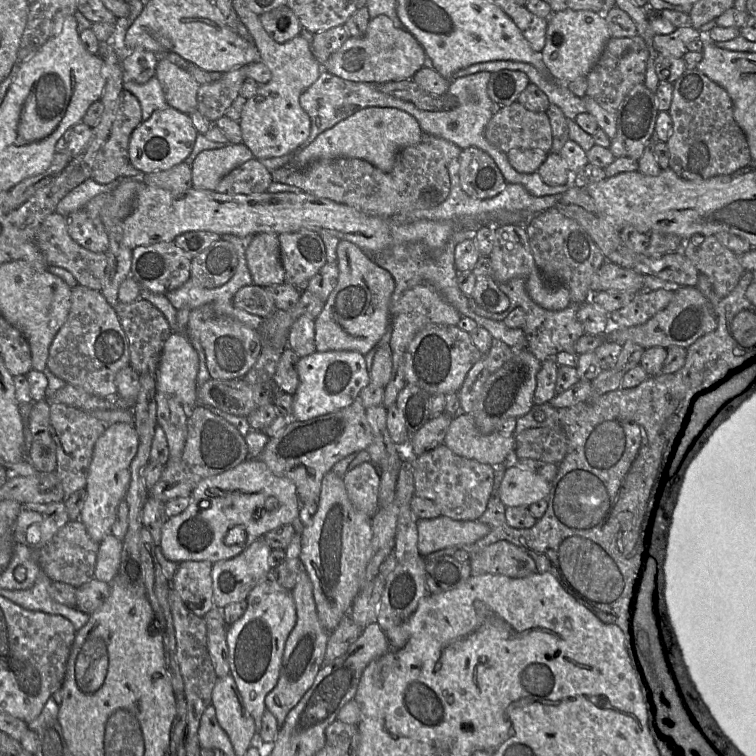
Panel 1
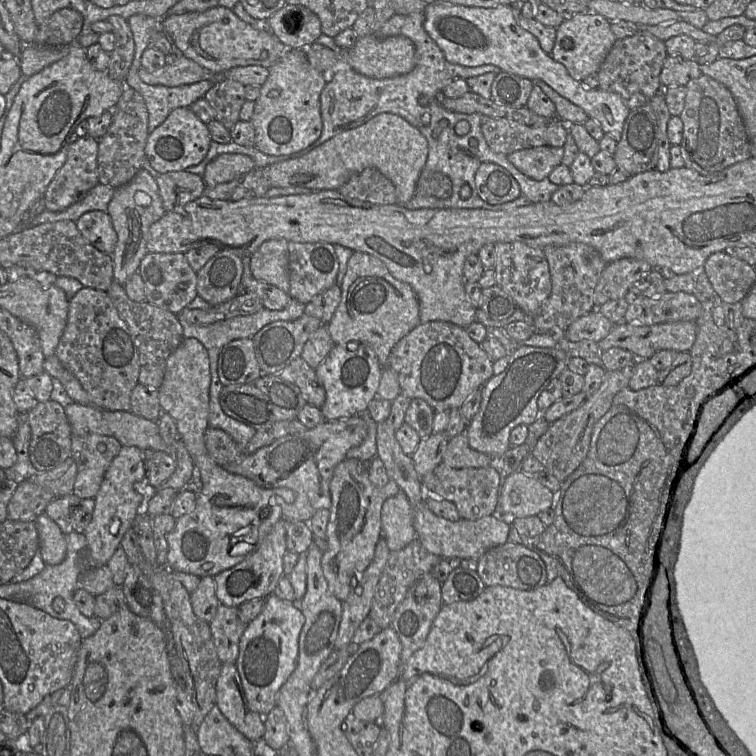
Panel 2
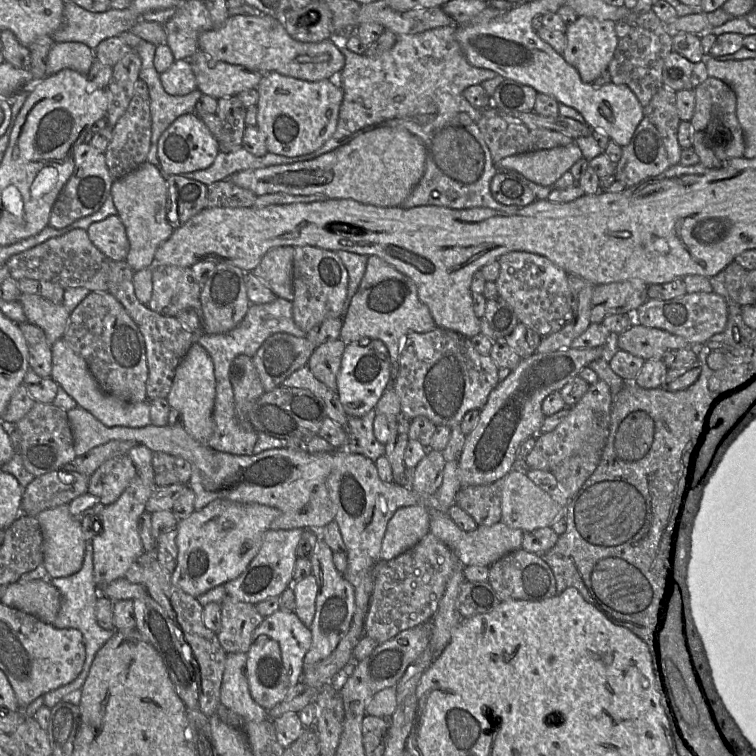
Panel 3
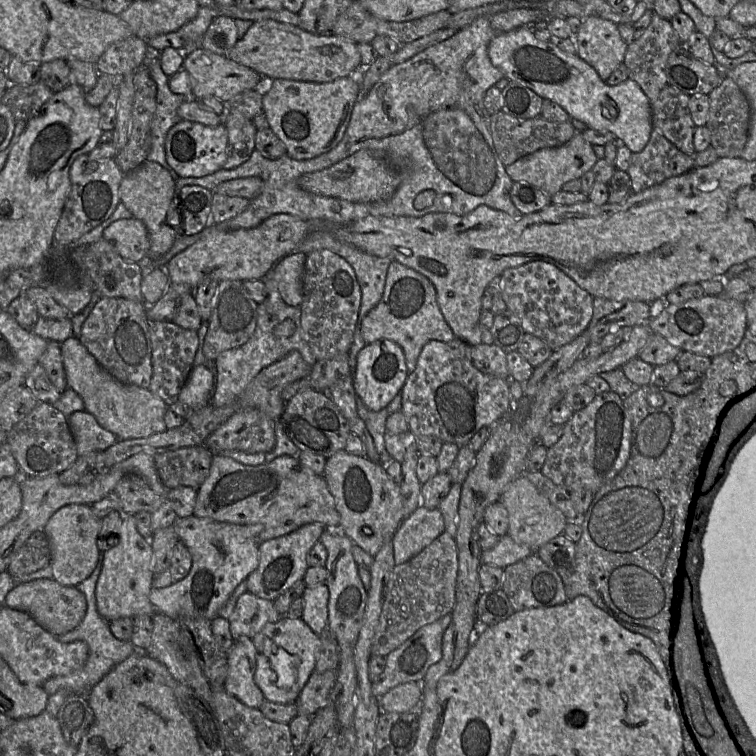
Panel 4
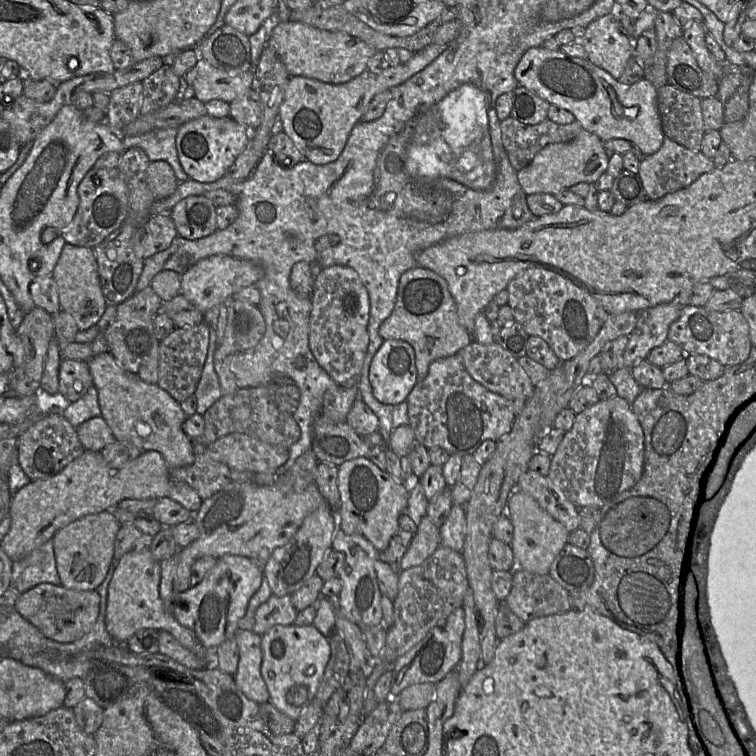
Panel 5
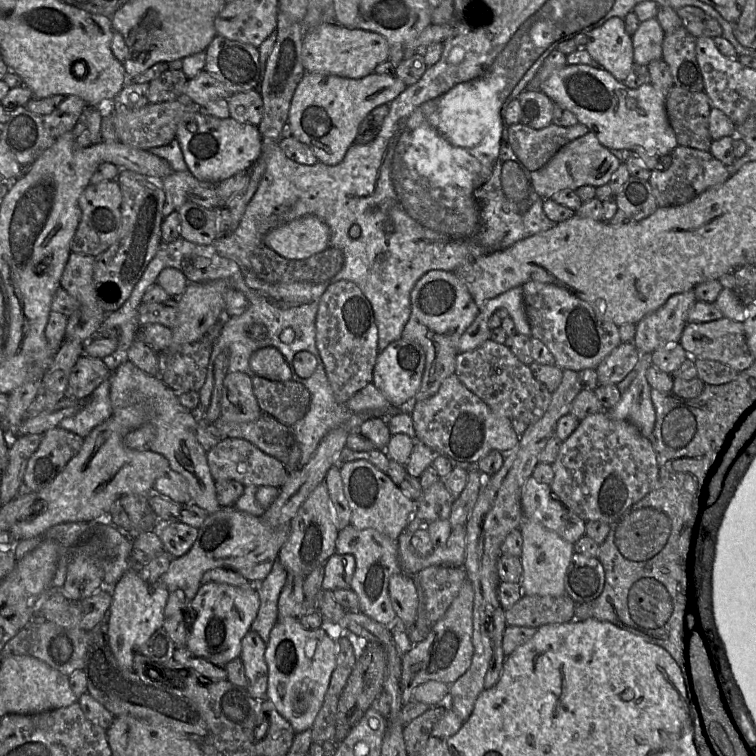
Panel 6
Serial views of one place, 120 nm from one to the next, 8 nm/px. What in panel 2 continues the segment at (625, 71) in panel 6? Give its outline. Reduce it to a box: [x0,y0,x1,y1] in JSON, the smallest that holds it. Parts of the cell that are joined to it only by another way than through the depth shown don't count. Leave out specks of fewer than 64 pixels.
[551,14,617,82]

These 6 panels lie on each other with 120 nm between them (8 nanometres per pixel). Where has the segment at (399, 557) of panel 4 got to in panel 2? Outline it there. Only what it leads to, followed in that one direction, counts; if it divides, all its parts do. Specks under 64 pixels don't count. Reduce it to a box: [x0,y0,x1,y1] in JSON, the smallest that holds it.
[381,491,417,552]

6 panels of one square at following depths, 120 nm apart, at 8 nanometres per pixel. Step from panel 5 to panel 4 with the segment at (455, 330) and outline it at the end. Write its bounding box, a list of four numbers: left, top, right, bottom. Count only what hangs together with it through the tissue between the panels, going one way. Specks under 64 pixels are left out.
[360,261,456,370]

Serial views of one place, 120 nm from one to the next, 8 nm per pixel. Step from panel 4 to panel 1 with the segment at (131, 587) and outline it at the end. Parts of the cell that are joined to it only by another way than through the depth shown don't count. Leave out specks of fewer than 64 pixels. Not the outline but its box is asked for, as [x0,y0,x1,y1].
[80,423,138,543]

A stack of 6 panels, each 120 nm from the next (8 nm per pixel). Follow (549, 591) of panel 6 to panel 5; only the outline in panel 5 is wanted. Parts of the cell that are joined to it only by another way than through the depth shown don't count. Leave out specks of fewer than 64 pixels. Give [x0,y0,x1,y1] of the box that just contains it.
[506,489,568,575]

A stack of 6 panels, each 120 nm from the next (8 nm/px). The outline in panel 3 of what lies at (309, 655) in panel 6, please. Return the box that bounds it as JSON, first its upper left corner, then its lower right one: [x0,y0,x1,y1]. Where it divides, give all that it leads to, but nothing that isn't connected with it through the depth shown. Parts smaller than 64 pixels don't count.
[246,609,312,711]

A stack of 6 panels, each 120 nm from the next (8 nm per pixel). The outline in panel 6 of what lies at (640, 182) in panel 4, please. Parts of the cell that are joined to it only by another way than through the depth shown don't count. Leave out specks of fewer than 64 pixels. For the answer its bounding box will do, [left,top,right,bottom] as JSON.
[649,146,731,207]

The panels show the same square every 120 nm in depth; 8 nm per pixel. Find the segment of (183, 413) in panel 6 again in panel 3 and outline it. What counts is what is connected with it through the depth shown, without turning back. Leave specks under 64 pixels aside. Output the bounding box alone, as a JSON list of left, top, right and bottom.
[51,338,151,428]

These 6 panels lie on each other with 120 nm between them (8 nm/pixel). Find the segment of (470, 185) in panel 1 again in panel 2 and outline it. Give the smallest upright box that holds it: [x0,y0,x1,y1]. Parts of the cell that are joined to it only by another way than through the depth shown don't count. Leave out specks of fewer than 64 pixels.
[475,162,521,204]

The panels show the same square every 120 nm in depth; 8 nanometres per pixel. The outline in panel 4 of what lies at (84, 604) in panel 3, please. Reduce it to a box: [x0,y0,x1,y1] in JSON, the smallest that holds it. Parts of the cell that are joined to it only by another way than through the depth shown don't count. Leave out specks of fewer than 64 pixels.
[43,551,136,696]

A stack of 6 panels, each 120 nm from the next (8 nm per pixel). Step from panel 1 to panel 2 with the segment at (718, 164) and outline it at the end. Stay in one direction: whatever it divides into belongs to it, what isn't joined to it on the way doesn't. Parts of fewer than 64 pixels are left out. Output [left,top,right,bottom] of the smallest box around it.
[679,74,750,175]

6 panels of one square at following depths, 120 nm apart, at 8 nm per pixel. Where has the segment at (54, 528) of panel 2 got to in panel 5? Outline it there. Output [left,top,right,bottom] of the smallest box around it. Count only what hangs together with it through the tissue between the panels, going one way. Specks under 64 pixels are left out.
[52,510,120,591]

